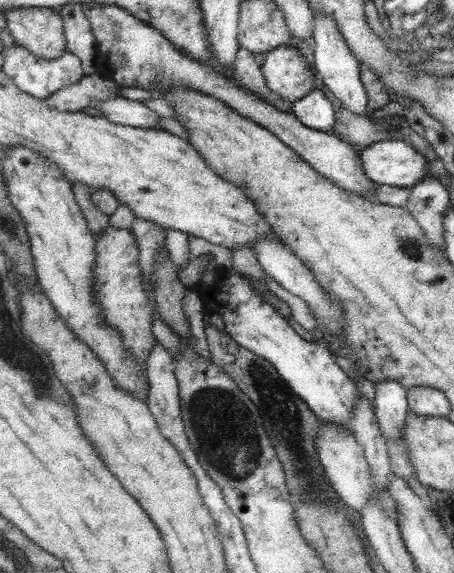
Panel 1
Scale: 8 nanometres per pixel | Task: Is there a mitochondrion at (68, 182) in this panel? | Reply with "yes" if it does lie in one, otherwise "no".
no

